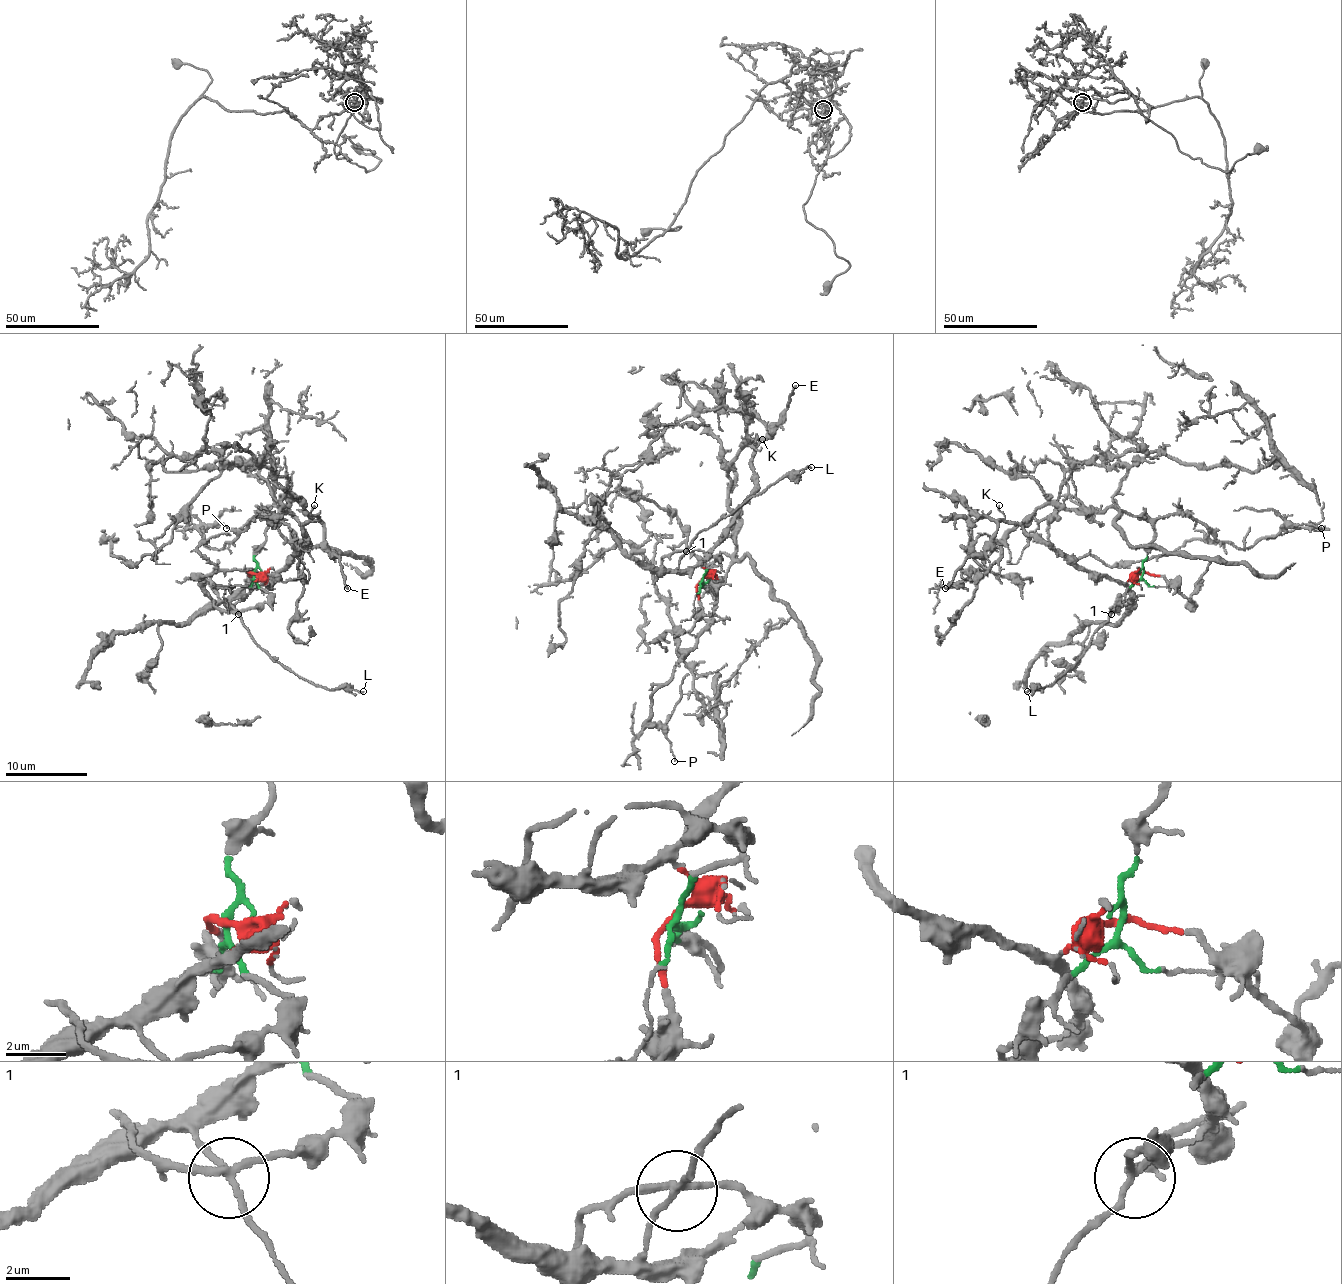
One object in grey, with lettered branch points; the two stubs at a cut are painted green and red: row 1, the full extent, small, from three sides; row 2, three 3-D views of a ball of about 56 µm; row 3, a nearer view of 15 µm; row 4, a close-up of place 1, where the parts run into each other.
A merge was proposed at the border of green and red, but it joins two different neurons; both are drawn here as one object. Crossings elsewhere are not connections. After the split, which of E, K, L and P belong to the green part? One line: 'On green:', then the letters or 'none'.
On green: P

